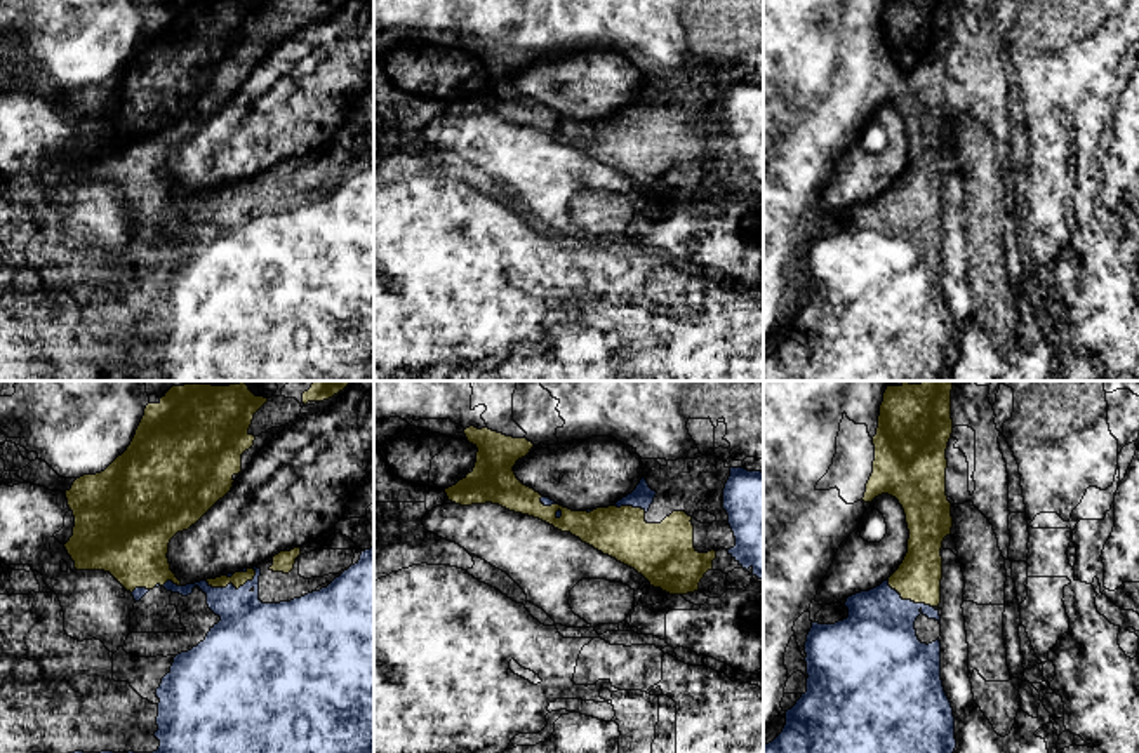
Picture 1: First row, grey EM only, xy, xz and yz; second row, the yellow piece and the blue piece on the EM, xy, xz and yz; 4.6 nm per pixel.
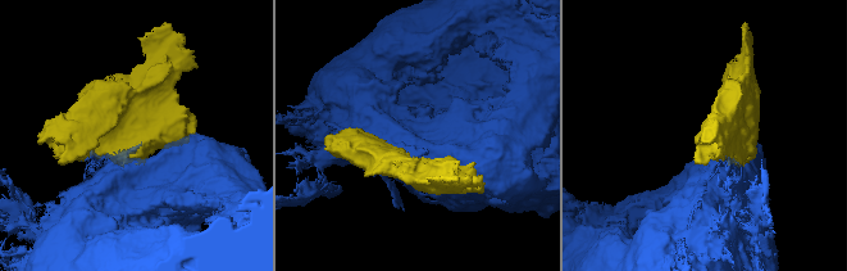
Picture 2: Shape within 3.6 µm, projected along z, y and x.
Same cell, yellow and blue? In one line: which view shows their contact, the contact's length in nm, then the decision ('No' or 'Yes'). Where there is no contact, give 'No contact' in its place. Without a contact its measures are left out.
Touches yellow in xy. Shared border 240 nm. No

